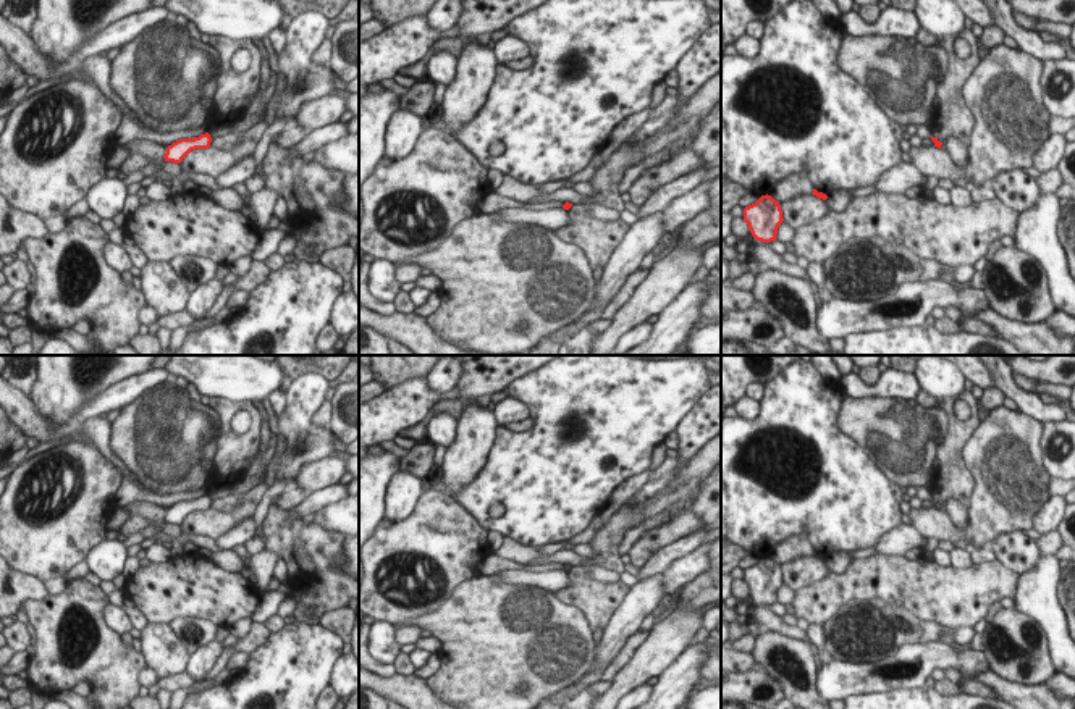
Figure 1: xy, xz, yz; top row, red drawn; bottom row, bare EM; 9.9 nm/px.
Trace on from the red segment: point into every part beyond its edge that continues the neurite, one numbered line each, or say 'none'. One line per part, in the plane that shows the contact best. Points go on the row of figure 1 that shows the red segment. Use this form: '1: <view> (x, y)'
none

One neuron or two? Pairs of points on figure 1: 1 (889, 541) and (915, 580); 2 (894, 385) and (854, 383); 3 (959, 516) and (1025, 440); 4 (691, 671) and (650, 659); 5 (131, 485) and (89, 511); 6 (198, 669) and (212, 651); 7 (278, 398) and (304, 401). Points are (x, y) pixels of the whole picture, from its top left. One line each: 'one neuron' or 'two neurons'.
1: two neurons
2: one neuron
3: two neurons
4: two neurons
5: two neurons
6: one neuron
7: two neurons

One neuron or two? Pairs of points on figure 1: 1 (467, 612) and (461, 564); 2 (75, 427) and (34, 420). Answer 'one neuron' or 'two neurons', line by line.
1: two neurons
2: one neuron

